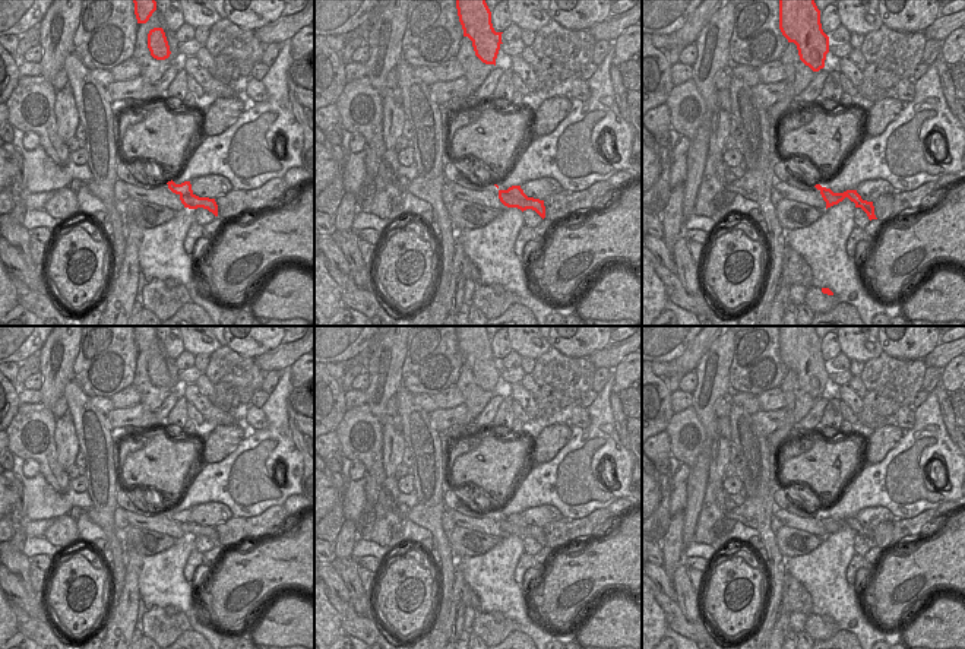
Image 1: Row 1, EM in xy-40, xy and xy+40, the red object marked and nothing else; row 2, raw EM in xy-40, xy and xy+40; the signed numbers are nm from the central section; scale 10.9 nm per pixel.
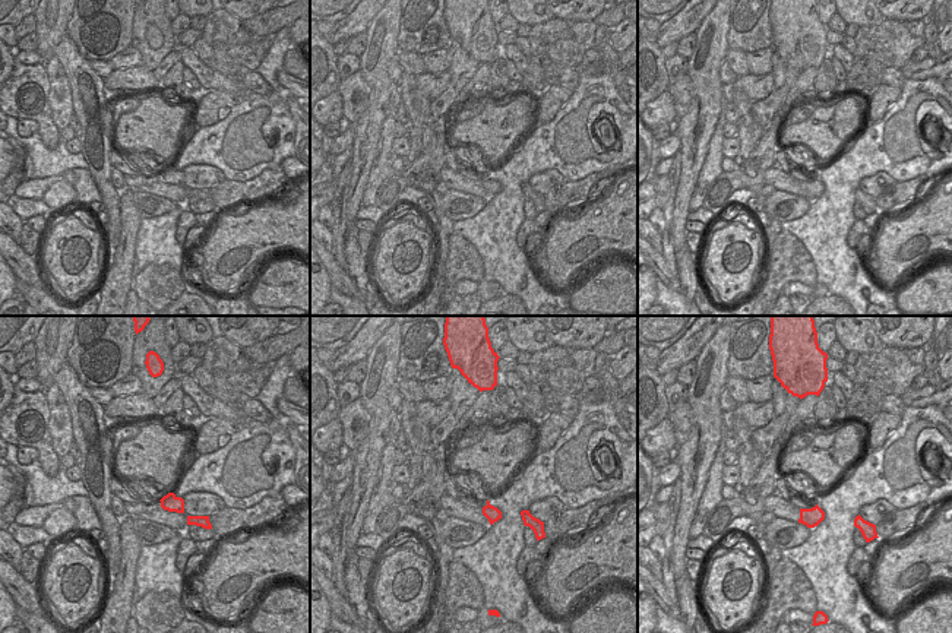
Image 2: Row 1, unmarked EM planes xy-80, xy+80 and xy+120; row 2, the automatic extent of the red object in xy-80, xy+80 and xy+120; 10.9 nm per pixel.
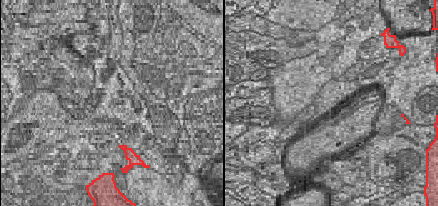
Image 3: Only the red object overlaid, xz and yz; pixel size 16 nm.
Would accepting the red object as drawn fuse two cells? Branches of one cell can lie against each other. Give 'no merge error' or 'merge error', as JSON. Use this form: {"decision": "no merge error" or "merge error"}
{"decision": "merge error"}

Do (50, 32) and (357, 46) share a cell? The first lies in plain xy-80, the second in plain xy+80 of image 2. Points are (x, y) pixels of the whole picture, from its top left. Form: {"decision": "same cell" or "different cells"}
{"decision": "different cells"}

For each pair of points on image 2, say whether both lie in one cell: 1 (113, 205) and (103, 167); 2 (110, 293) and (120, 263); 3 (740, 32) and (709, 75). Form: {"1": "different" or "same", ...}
{"1": "same", "2": "same", "3": "different"}

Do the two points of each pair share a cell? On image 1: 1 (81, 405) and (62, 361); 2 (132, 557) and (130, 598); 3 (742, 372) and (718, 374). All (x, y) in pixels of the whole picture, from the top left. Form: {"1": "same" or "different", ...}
{"1": "different", "2": "same", "3": "different"}

